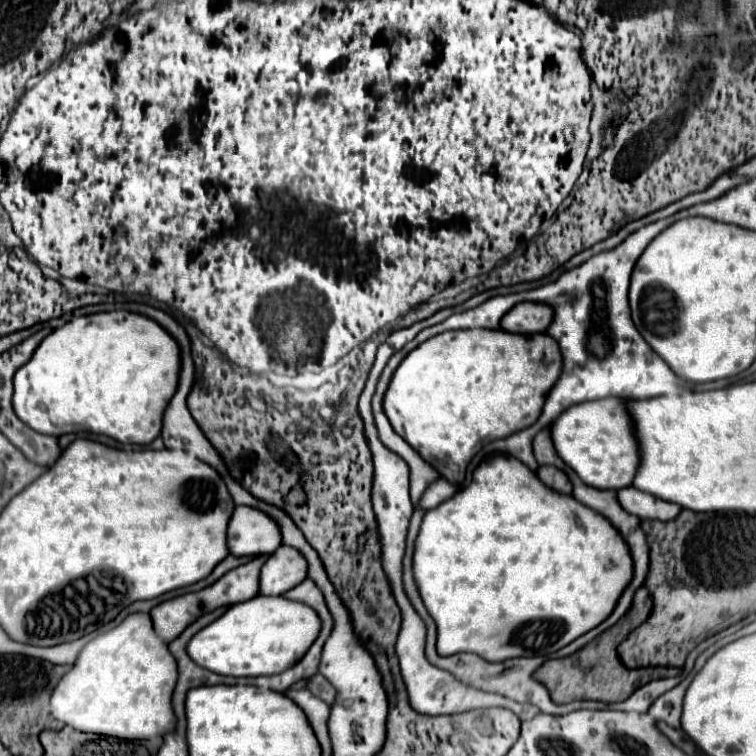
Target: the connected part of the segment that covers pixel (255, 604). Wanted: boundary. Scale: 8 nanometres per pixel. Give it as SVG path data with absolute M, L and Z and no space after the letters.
M257 595L249 601L231 605L219 619L203 627L187 643L187 655L193 663L219 675L259 677L289 669L309 649L317 637L321 621L311 607L283 597Z

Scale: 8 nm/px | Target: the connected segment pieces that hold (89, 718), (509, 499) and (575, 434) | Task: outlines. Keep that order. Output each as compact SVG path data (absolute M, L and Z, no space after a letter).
M131 613L117 627L91 639L77 655L73 667L61 677L51 699L49 713L65 725L83 731L99 733L121 739L153 739L165 735L175 727L175 715L171 707L171 693L177 681L177 663L169 655L169 649L153 633L153 625L147 613Z
M497 455L493 457L493 463L481 463L473 471L473 479L467 487L457 491L439 507L429 509L423 517L413 551L413 579L423 599L423 605L427 607L429 615L437 625L437 653L443 657L455 653L475 653L485 661L505 661L511 657L553 655L609 617L621 591L629 583L629 575L633 575L629 549L625 547L621 535L617 535L617 529L613 529L613 525L607 519L601 519L601 515L597 515L595 511L589 511L589 507L577 503L571 495L549 491L549 487L541 485L537 475L529 471L529 467L525 467L519 459L511 459L509 455Z
M609 397L569 407L553 421L551 441L557 455L581 477L583 483L615 491L631 485L637 469L637 445L623 399Z

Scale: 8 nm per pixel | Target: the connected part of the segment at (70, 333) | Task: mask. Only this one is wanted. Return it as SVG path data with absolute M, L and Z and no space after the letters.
M127 311L75 317L47 335L29 363L13 377L15 415L33 431L61 437L65 433L101 433L123 445L149 445L161 431L161 415L177 389L179 351L175 339L153 319Z

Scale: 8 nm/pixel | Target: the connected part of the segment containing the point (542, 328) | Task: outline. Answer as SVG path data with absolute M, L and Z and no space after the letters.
M519 303L515 305L503 319L501 329L507 333L519 333L519 335L533 335L533 333L545 333L551 323L551 307L541 303Z

